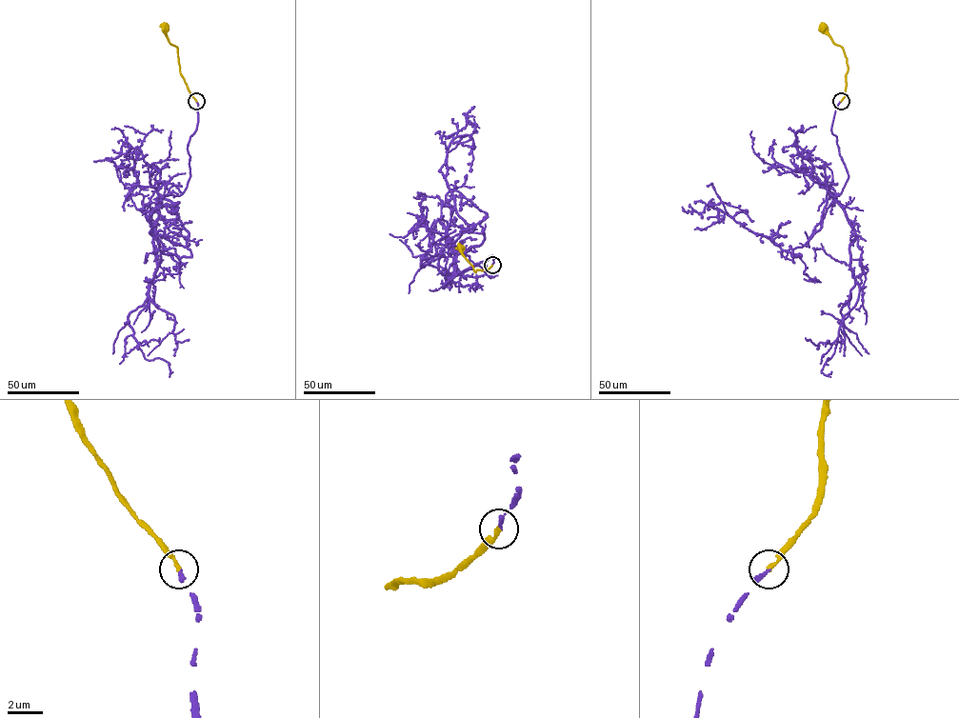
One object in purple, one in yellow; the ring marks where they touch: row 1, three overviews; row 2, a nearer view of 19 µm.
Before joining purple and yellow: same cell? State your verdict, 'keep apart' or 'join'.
join

